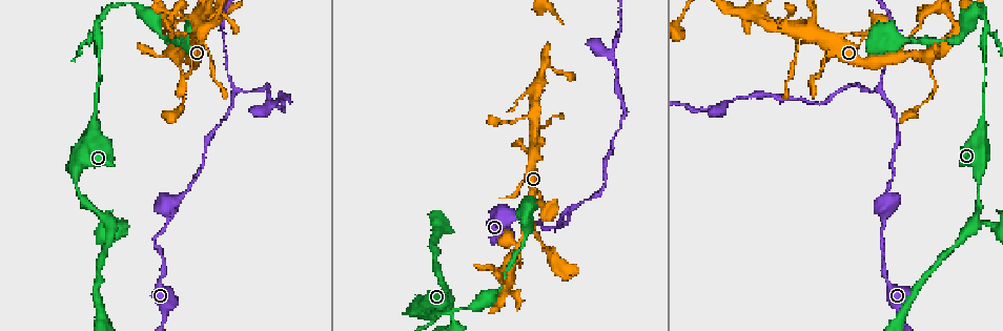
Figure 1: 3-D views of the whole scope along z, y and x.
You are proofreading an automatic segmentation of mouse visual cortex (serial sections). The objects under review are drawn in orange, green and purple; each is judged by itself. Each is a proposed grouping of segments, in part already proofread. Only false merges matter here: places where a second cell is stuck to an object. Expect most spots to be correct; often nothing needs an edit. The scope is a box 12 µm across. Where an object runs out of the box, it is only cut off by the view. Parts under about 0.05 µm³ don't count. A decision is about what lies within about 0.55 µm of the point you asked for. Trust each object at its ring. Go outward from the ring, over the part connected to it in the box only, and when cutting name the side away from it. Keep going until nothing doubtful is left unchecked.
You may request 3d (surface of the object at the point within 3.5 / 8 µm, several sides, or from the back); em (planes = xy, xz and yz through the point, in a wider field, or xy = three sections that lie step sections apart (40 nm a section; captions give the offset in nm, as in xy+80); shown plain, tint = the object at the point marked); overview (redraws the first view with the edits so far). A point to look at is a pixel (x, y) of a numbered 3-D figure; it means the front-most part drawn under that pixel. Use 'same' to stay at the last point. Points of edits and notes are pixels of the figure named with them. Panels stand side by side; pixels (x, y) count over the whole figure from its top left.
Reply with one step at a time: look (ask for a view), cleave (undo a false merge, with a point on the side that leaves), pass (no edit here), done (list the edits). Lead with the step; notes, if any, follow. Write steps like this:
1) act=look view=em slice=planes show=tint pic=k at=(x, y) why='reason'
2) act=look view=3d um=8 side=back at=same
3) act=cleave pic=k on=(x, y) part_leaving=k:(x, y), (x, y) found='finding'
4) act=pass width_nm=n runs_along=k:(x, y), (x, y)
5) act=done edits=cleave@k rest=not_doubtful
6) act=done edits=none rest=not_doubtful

act=look view=3d um=3.5 pic=1 at=(987, 31) why='three arms meet'

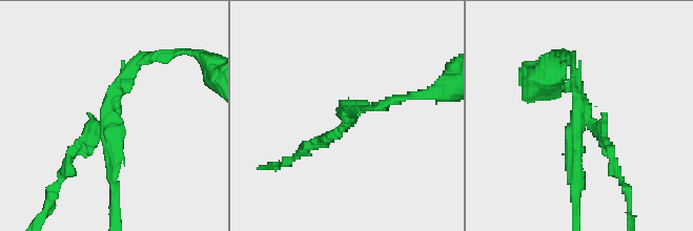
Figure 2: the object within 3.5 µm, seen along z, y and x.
act=look view=em slice=planes show=plain pic=2 at=(344, 110) arms=3 arm_widths_nm=150,150,150 why='now the EM'

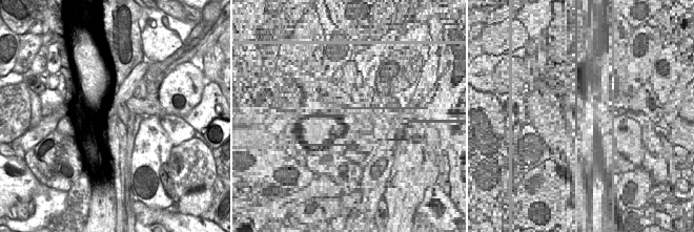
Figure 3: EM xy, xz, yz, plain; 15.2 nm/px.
act=look view=em slice=planes show=tint at=same

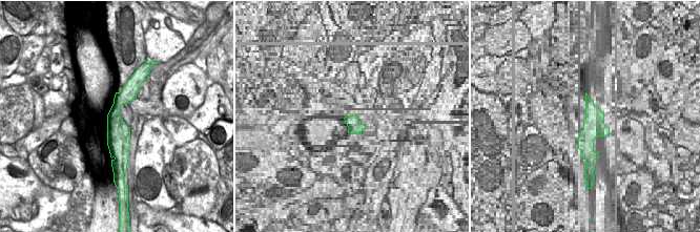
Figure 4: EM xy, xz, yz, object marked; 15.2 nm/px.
act=cleave pic=2 on=(77, 148) found='two cells meet here'

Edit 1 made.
act=look view=overview why='see it whole again'

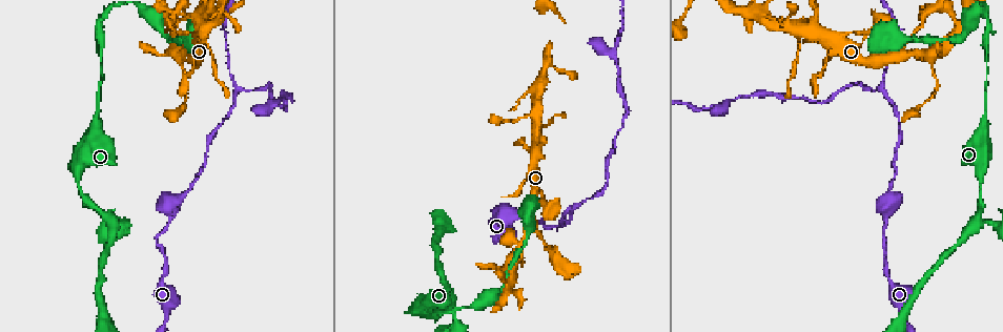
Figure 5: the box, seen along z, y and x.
act=look view=3d um=3.5 pic=5 at=(899, 56) why='thin neck'

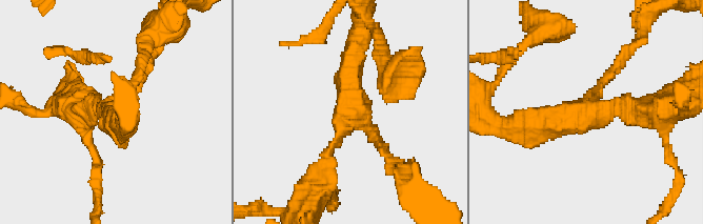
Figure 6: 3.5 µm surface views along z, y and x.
act=look view=em slice=xy step=3 show=tint pic=6 at=(348, 110) arms=3 arm_widths_nm=150,200,350

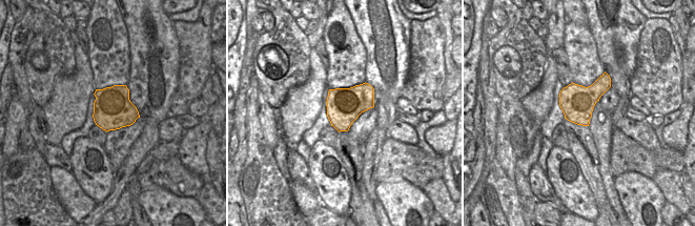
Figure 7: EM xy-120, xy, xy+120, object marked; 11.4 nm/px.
act=look view=em slice=xy step=2 show=tint at=same why='cut it another way'

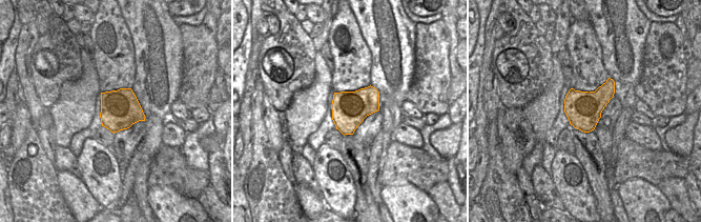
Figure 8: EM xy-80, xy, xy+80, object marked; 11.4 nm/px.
act=pass runs_along=6:(360, 42), (346, 123), (321, 168) found='all the same cell'

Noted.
act=look view=3d um=3.5 pic=5 at=(879, 88) why='a fork'

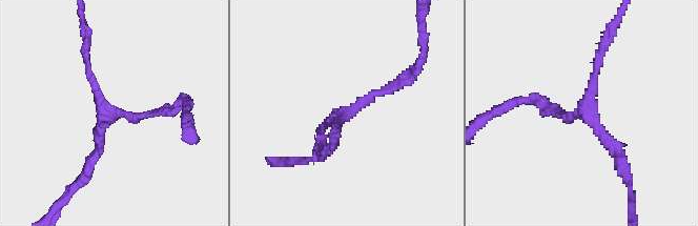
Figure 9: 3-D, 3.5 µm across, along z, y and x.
act=look view=em slice=xy step=2 show=tint pic=9 at=(584, 114) arms=3 arm_widths_nm=100,150,150

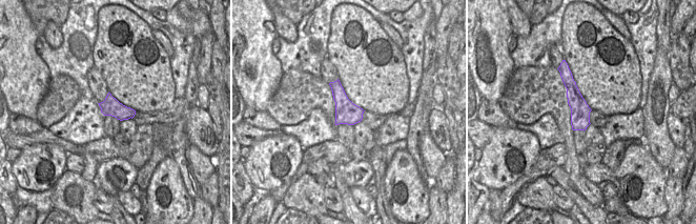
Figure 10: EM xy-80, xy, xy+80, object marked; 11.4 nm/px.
act=look view=em slice=xy step=5 show=tint at=same

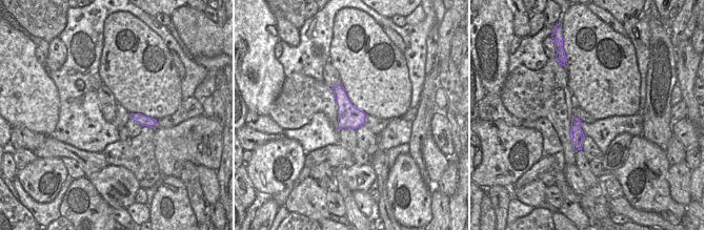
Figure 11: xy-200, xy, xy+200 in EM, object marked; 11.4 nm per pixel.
act=pass runs_along=9:(324, 152), (336, 120), (405, 80) found='one cell here'

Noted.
act=done edits=cleave@2 rest=not_doubtful

